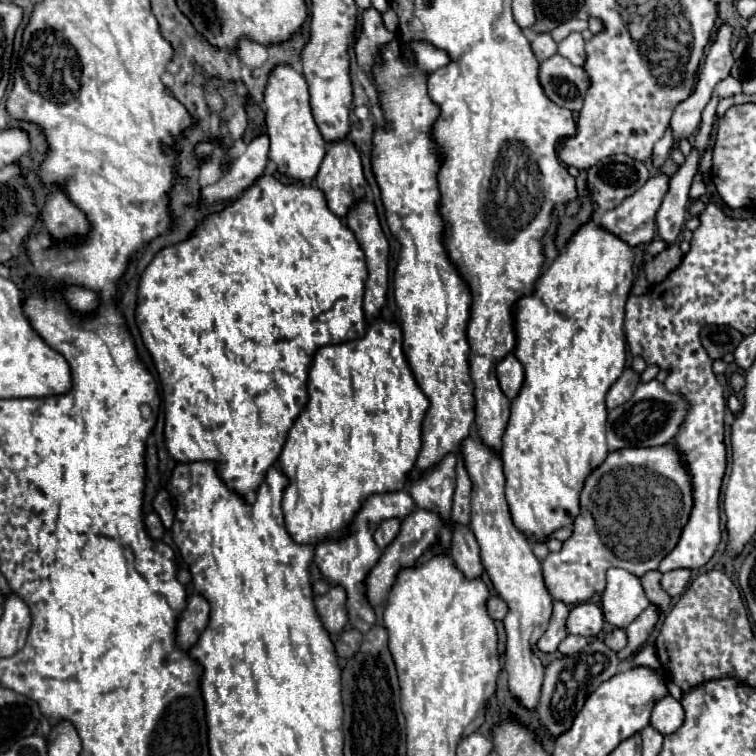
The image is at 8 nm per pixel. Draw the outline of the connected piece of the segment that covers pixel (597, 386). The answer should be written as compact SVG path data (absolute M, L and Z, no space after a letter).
M591 220L589 224L585 224L567 244L567 250L563 250L557 260L543 272L543 276L537 280L535 290L531 296L525 296L517 302L515 306L515 330L517 330L517 348L515 348L515 356L517 360L523 364L525 368L525 382L523 388L519 392L519 396L511 402L511 418L509 424L505 428L503 434L503 448L501 448L501 458L503 458L503 472L507 478L507 486L505 486L505 494L507 494L507 504L509 504L509 512L511 512L511 520L515 524L515 528L525 534L525 538L533 544L541 544L547 542L549 534L553 534L555 530L573 524L573 520L579 516L579 494L581 488L587 480L587 476L599 468L609 450L607 450L607 442L605 442L605 422L607 422L607 408L605 408L605 394L607 390L613 386L613 382L623 374L625 370L625 332L623 332L623 316L625 316L625 302L629 298L631 292L631 284L633 284L633 248L623 244L623 240L619 240L617 236L611 236L607 230L599 228L599 224L595 220Z

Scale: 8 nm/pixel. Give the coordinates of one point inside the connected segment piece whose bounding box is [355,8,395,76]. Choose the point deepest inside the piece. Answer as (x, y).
(373, 33)

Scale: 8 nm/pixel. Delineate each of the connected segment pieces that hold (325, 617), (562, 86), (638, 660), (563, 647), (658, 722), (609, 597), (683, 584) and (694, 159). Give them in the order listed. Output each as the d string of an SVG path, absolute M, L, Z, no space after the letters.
M339 586L329 588L323 596L315 596L315 610L329 634L339 634L347 626L345 592Z
M555 54L549 60L541 62L539 80L547 92L547 96L573 112L579 112L583 106L585 92L589 88L589 76L583 68L575 68L569 60Z
M643 646L639 654L635 654L631 658L631 664L633 666L649 666L649 668L659 668L659 660L655 656L655 650L653 646Z
M569 634L561 644L559 644L559 652L565 654L565 656L573 656L575 652L583 650L587 646L587 640L583 636L573 636Z
M665 696L663 700L659 700L653 708L653 714L651 714L651 726L661 732L663 736L665 734L673 734L681 724L683 724L683 706L673 698L673 696Z
M621 568L607 572L607 588L603 592L603 614L615 628L627 628L649 606L641 580Z
M675 570L675 572L667 572L661 578L661 588L669 594L669 596L679 596L683 594L683 590L687 588L689 582L689 570Z
M693 150L691 156L687 156L685 164L681 164L677 174L671 178L669 192L665 194L663 204L657 212L657 232L667 246L677 242L681 228L685 224L689 186L697 172L697 164L699 164L699 156L697 156L697 150Z

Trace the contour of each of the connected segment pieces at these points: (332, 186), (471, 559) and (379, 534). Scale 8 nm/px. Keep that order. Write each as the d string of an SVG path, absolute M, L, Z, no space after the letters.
M341 140L341 142L331 142L329 148L327 148L327 154L321 162L321 168L319 168L319 174L315 178L315 184L317 188L325 194L325 200L327 200L327 206L329 210L339 216L341 220L345 220L347 212L351 210L351 206L359 200L365 198L365 192L367 192L367 180L363 176L363 166L361 166L361 158L359 158L359 152L355 150L355 146L347 140Z
M453 524L451 558L455 560L455 566L463 572L463 576L467 580L483 578L485 568L483 568L483 562L479 556L479 544L467 526Z
M395 518L379 524L379 528L375 532L375 542L379 544L381 550L385 550L395 540L395 536L399 534L399 528L401 528L401 520L395 520Z

